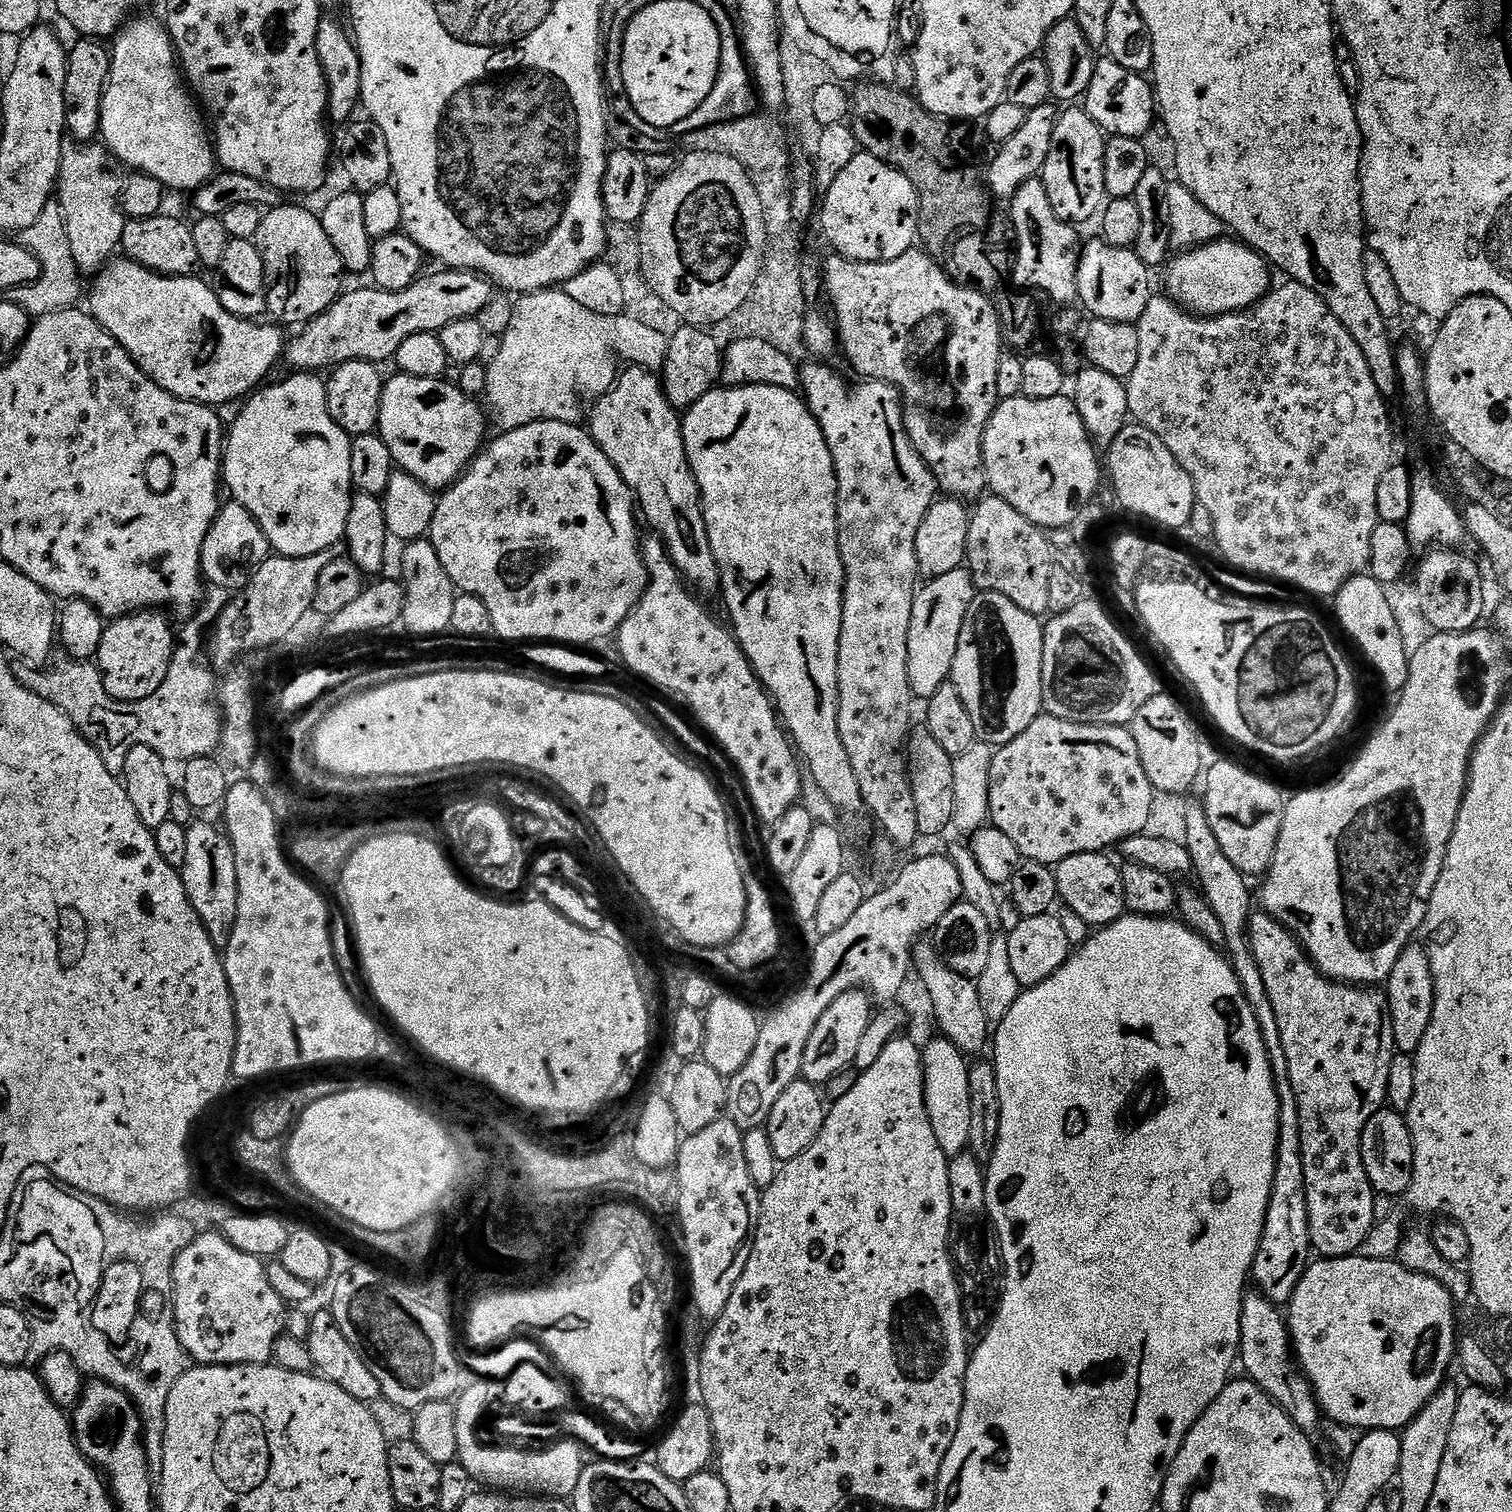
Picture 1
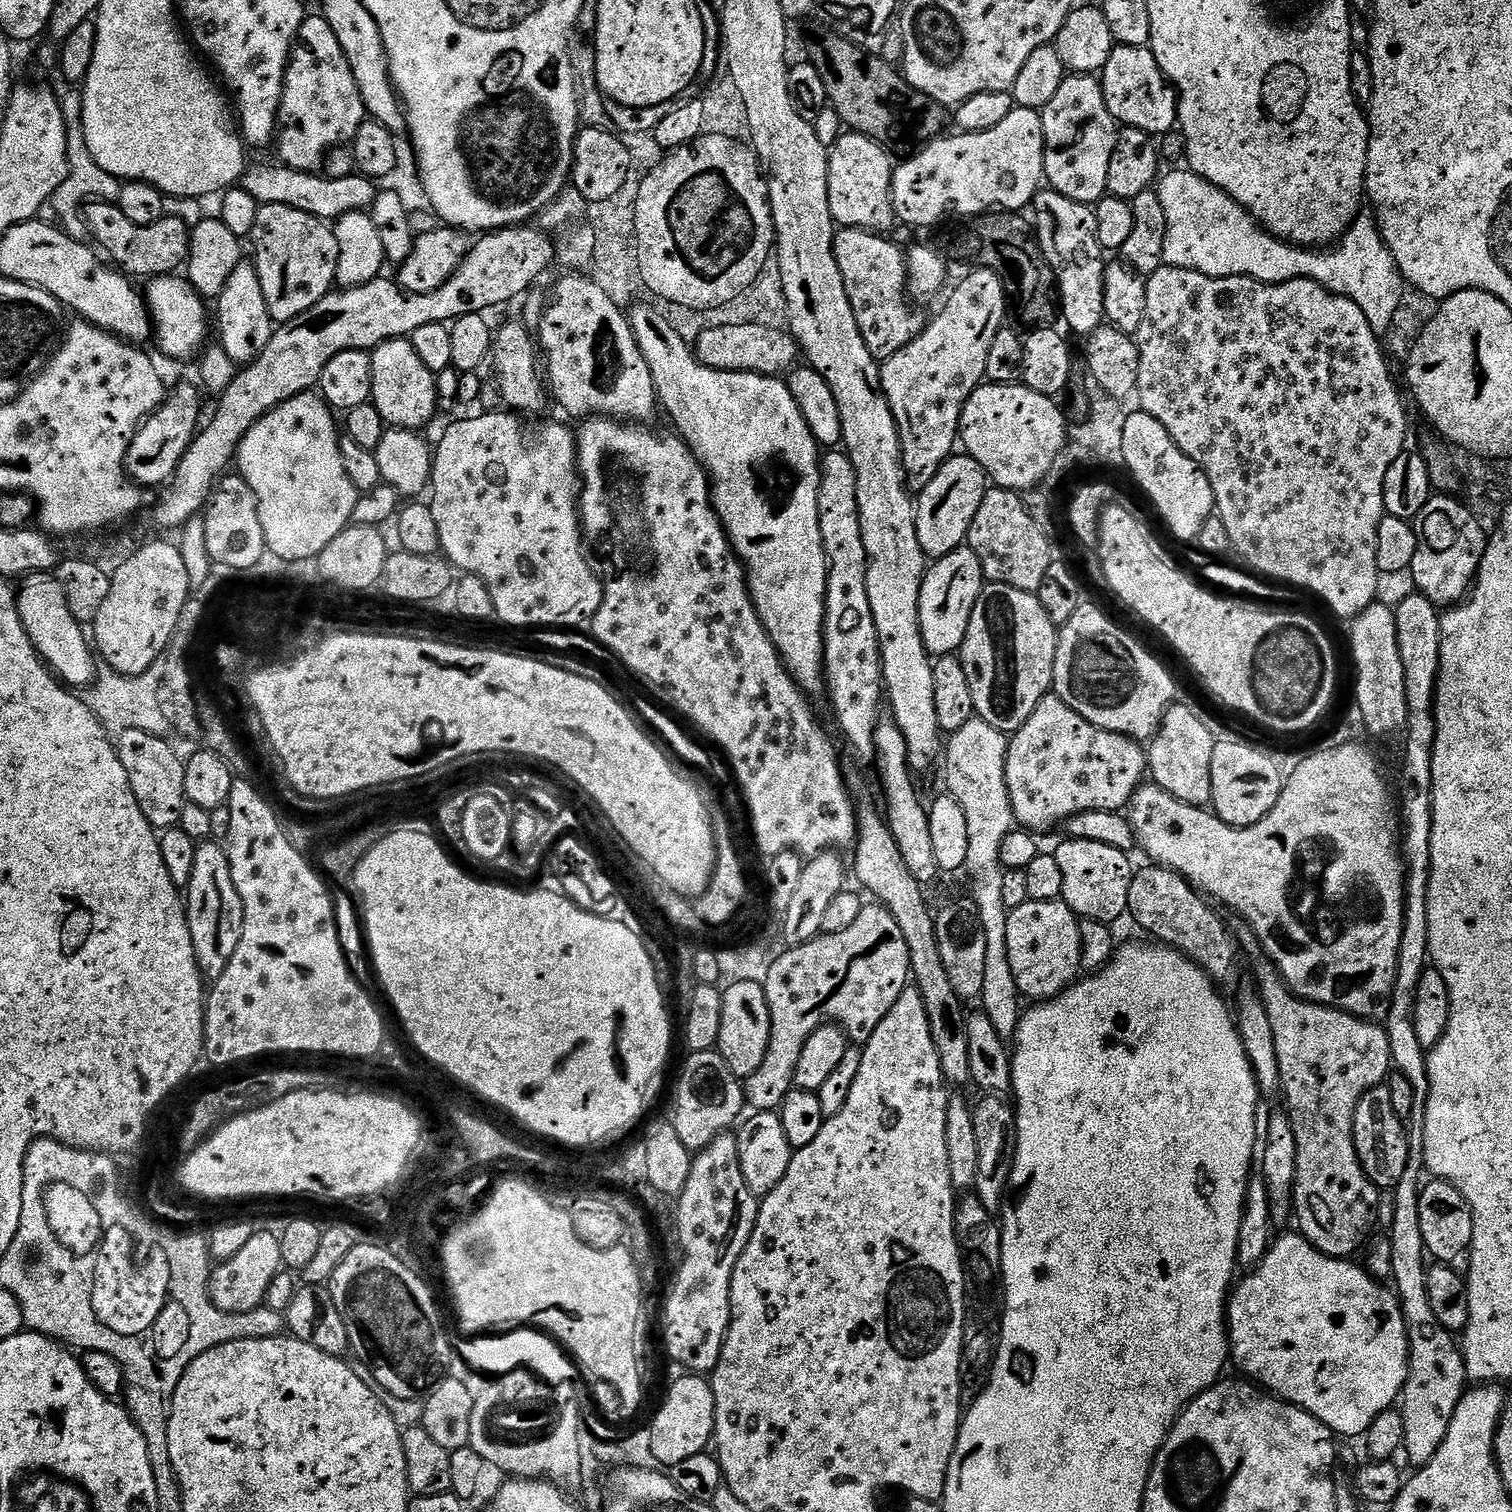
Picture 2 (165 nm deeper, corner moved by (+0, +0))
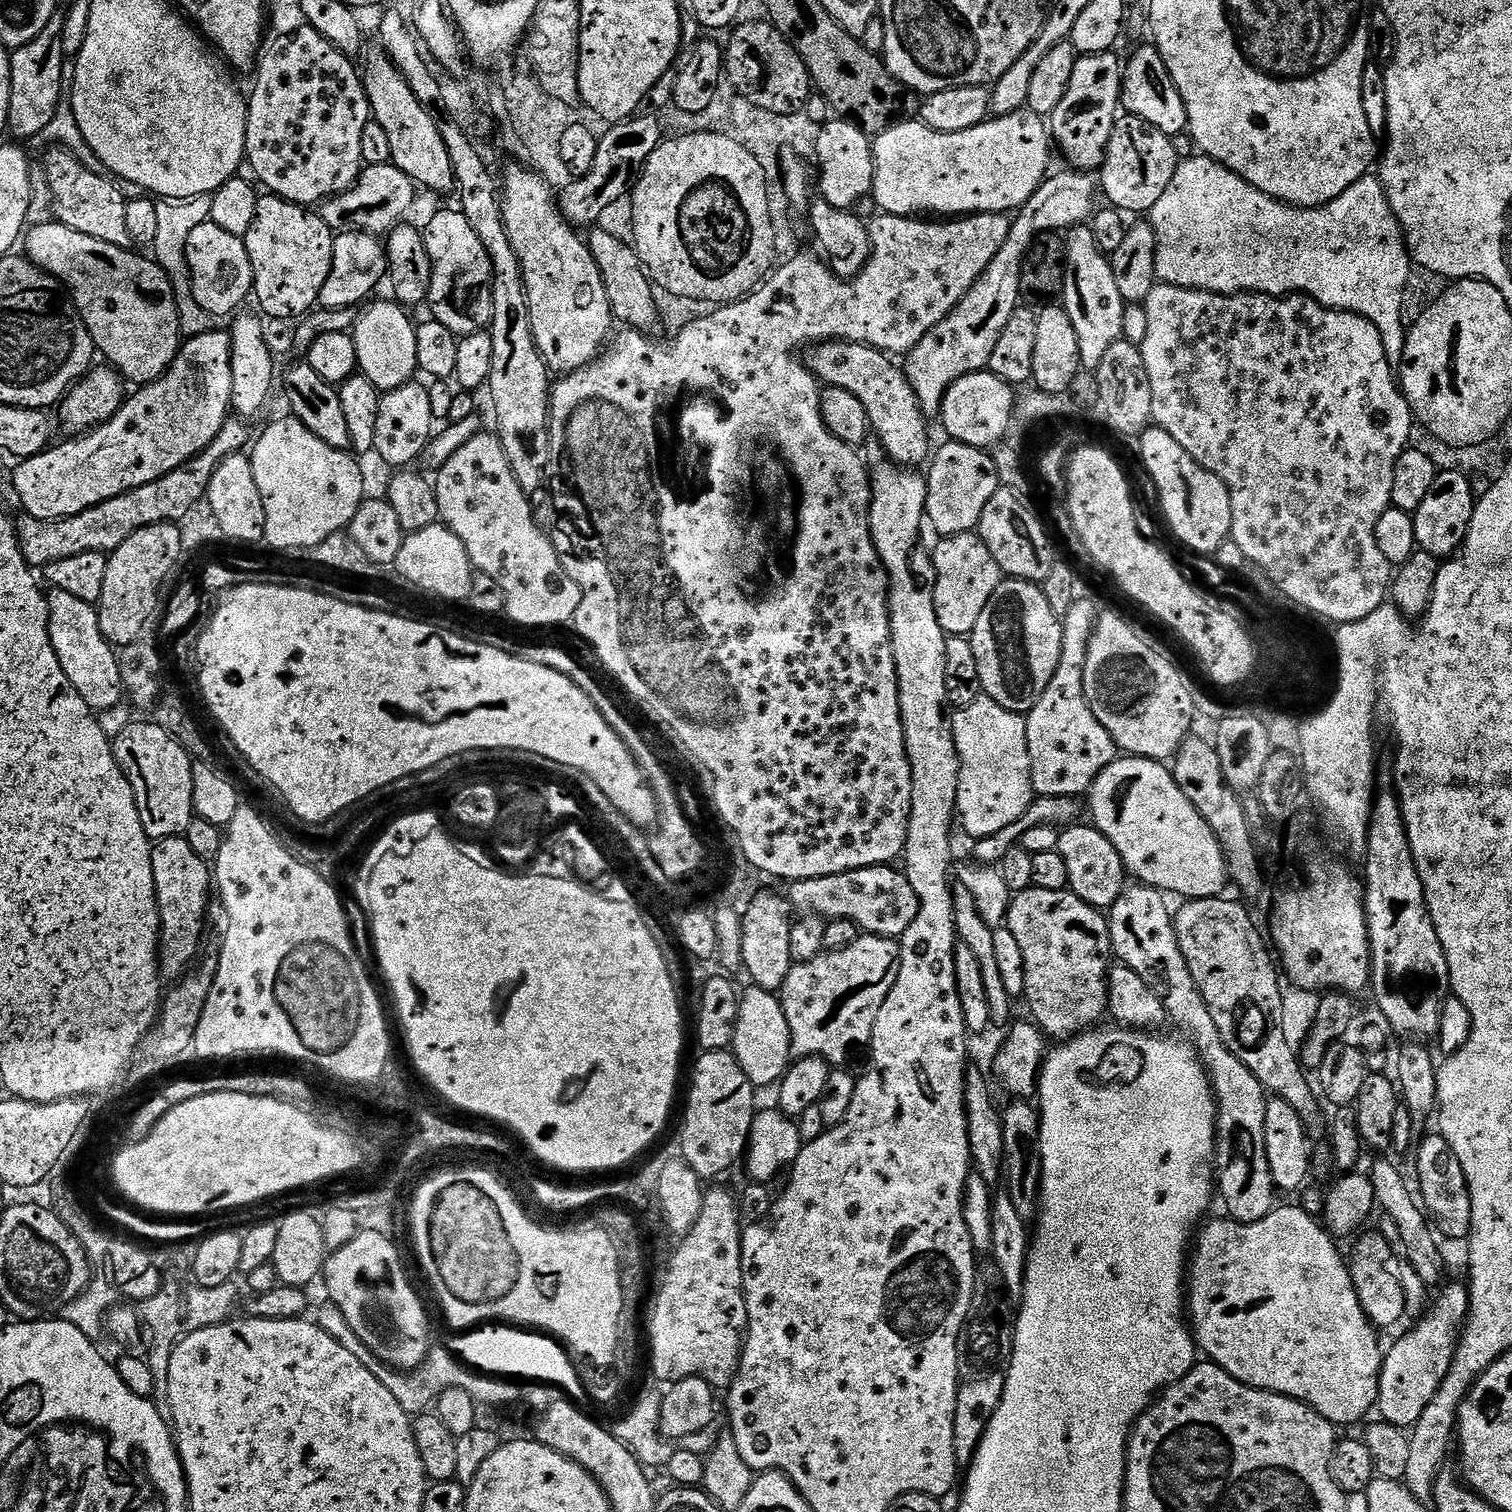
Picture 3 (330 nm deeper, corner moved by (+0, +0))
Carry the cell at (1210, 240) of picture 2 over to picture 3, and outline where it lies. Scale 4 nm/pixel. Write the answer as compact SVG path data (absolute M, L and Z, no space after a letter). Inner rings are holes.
M1203 154L1195 155L1189 160L1181 159L1177 163L1174 178L1170 178L1170 186L1166 186L1162 198L1158 198L1158 202L1154 202L1150 213L1150 223L1152 229L1156 231L1157 281L1183 288L1197 288L1203 292L1217 292L1223 296L1241 292L1261 292L1263 296L1290 296L1293 294L1308 296L1327 308L1337 308L1339 312L1353 312L1366 318L1378 330L1390 366L1393 368L1398 364L1398 358L1402 352L1402 330L1400 330L1400 322L1398 322L1398 306L1400 306L1402 284L1406 278L1406 254L1402 248L1404 232L1390 206L1390 198L1386 198L1384 183L1380 180L1379 175L1363 176L1358 182L1354 182L1354 186L1350 186L1350 190L1342 190L1342 194L1338 194L1338 198L1334 198L1329 204L1323 204L1317 208L1299 208L1293 204L1282 202L1270 194L1262 194L1262 190L1258 190L1258 186L1250 186L1250 182L1246 182L1246 178L1234 174L1234 170L1214 162L1210 157Z

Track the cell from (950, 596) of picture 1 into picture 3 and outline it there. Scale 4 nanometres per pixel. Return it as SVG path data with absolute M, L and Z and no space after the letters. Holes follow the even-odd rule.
M975 531L946 536L939 543L936 552L931 553L936 567L934 610L938 610L938 622L948 636L968 636L978 626L978 618L990 602L990 594L1000 585L1002 573Z

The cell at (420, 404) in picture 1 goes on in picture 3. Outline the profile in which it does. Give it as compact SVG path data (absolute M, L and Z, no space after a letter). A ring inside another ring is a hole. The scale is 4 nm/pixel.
M380 300L377 304L369 303L363 309L365 312L359 313L354 325L359 375L370 378L370 382L374 382L374 386L382 394L409 383L415 377L412 375L417 375L418 372L417 325L412 324L411 318L408 317L411 315L401 305L388 300Z

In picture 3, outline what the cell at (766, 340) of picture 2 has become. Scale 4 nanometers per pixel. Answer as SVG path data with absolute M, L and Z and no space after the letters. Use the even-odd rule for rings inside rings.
M825 340L811 345L811 352L810 367L816 379L830 388L850 390L866 406L871 431L891 459L901 466L920 466L916 464L923 465L929 459L926 417L920 411L903 367L895 364L889 353L855 340Z

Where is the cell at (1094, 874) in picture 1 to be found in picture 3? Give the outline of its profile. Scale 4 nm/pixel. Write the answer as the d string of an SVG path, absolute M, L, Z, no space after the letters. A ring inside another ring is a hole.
M1088 822L1069 824L1061 831L1056 852L1062 854L1066 862L1068 888L1082 902L1101 910L1111 910L1114 902L1124 893L1126 887L1126 869L1118 850L1095 826Z

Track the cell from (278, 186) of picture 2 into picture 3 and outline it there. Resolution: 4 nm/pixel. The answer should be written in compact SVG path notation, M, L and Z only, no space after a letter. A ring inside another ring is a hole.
M391 162L386 164L369 164L361 171L360 179L356 181L352 187L346 191L338 193L336 196L323 201L319 205L318 215L324 219L326 226L332 228L333 233L342 232L371 232L373 234L387 234L405 219L404 216L412 208L412 203L416 200L417 185L412 183L412 179L406 174L402 174L402 170L398 170L398 166Z

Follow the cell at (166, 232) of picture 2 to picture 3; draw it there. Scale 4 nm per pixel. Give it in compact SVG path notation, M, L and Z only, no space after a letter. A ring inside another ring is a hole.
M59 146L47 149L42 167L47 172L50 191L53 195L53 214L59 223L70 226L70 230L78 230L78 234L90 234L90 238L98 238L98 242L110 242L110 246L131 249L134 242L130 238L130 229L126 227L126 206L128 201L124 199L115 179L99 172L92 172L72 152Z

